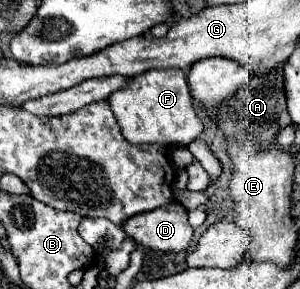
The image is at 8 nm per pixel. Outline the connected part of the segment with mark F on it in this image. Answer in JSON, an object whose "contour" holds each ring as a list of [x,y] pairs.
{"contour":[[[181,69],[147,71],[137,75],[125,89],[109,97],[109,105],[121,127],[121,135],[129,143],[189,145],[203,131],[203,123],[193,111],[189,87]]]}

